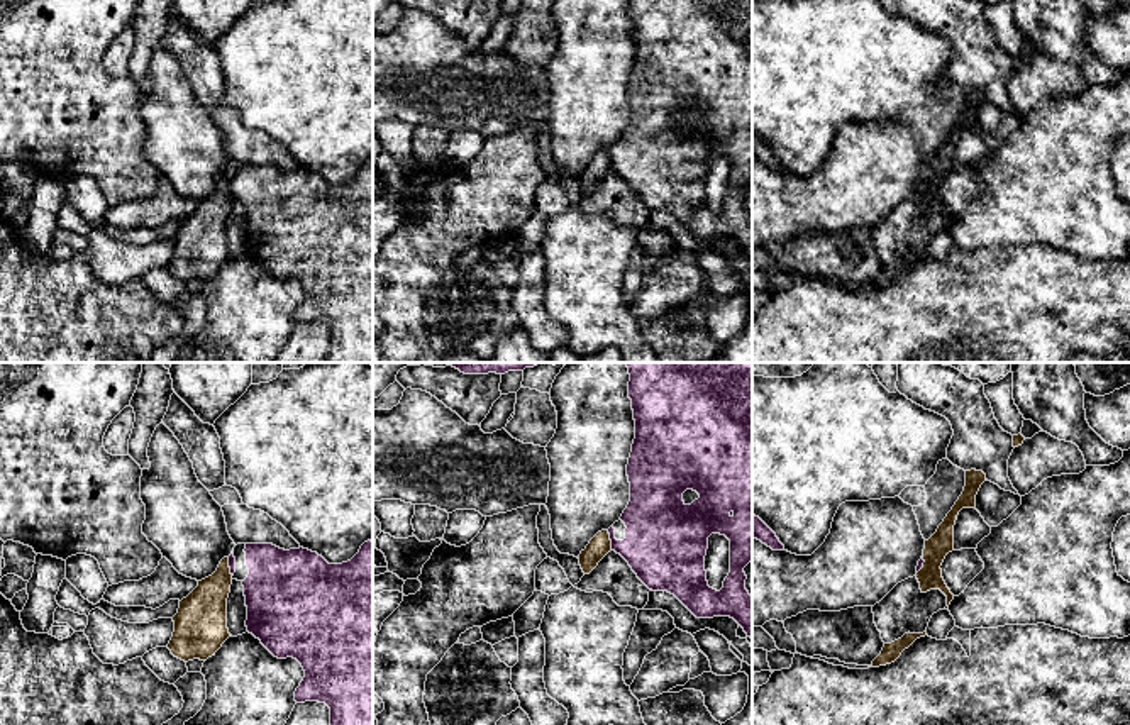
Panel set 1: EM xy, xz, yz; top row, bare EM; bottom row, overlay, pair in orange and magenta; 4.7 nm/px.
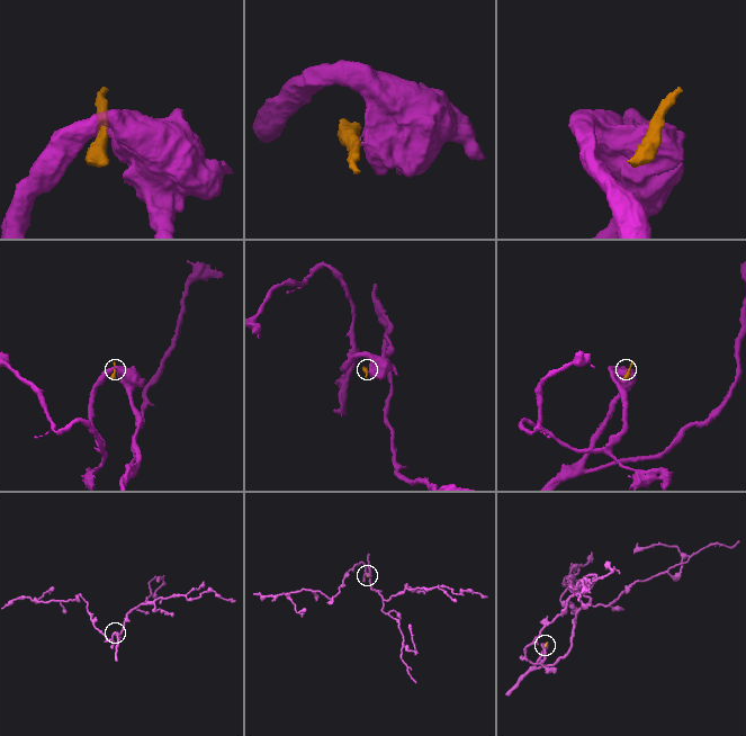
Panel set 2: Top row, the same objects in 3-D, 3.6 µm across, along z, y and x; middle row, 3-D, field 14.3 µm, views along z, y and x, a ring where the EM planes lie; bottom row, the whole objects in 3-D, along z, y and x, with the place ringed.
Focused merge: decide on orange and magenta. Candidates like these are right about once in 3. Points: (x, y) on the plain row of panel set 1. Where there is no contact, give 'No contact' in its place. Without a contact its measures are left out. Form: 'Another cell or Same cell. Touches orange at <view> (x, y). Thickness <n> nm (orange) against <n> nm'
Another cell. Touches orange at xz (610, 161). Thickness 100 nm (orange) against 380 nm

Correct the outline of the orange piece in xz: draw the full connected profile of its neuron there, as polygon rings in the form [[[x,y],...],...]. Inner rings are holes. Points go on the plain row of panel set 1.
[[[608,151],[598,152],[578,178],[583,193],[590,195],[610,171],[612,161]]]

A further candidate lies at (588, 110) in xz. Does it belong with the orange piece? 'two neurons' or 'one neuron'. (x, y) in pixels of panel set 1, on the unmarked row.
two neurons

